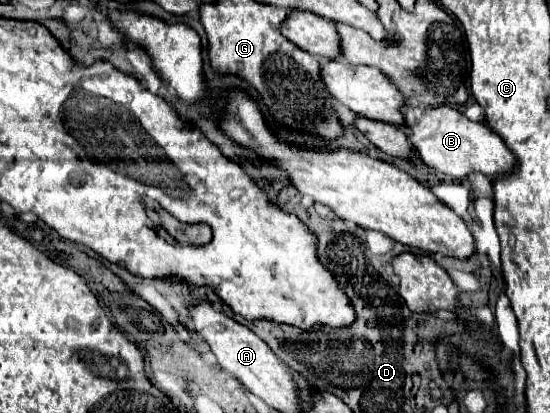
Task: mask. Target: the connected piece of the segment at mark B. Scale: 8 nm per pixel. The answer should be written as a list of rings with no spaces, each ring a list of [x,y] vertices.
[[[403,105],[401,113],[405,119],[403,127],[409,143],[413,145],[421,161],[431,169],[437,169],[455,179],[463,179],[471,171],[495,177],[499,175],[499,171],[511,171],[511,167],[515,165],[511,151],[507,151],[505,143],[493,131],[489,131],[479,121],[467,119],[461,111],[449,105],[437,105],[437,107]]]

